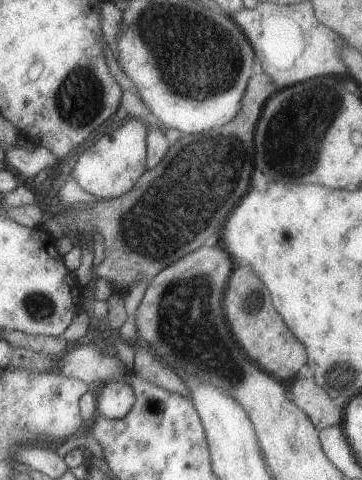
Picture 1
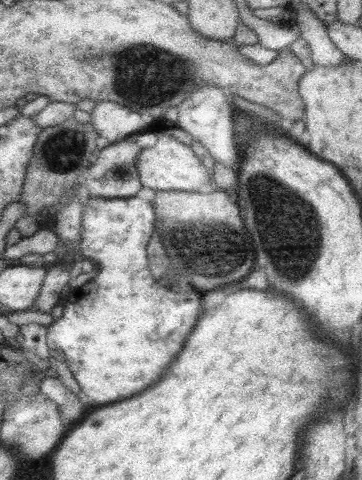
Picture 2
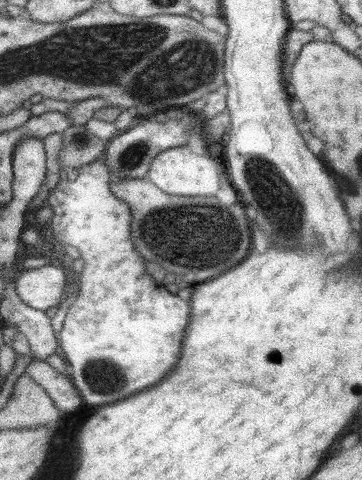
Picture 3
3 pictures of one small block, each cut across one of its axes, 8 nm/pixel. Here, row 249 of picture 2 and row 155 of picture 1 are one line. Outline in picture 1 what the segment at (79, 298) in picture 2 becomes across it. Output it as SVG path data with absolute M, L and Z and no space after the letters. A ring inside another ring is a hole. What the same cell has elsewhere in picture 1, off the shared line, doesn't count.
M129 116L129 120L117 130L101 136L91 148L81 152L75 166L69 172L69 180L75 180L77 186L89 192L95 198L111 200L127 194L135 182L147 172L147 134L153 124Z

